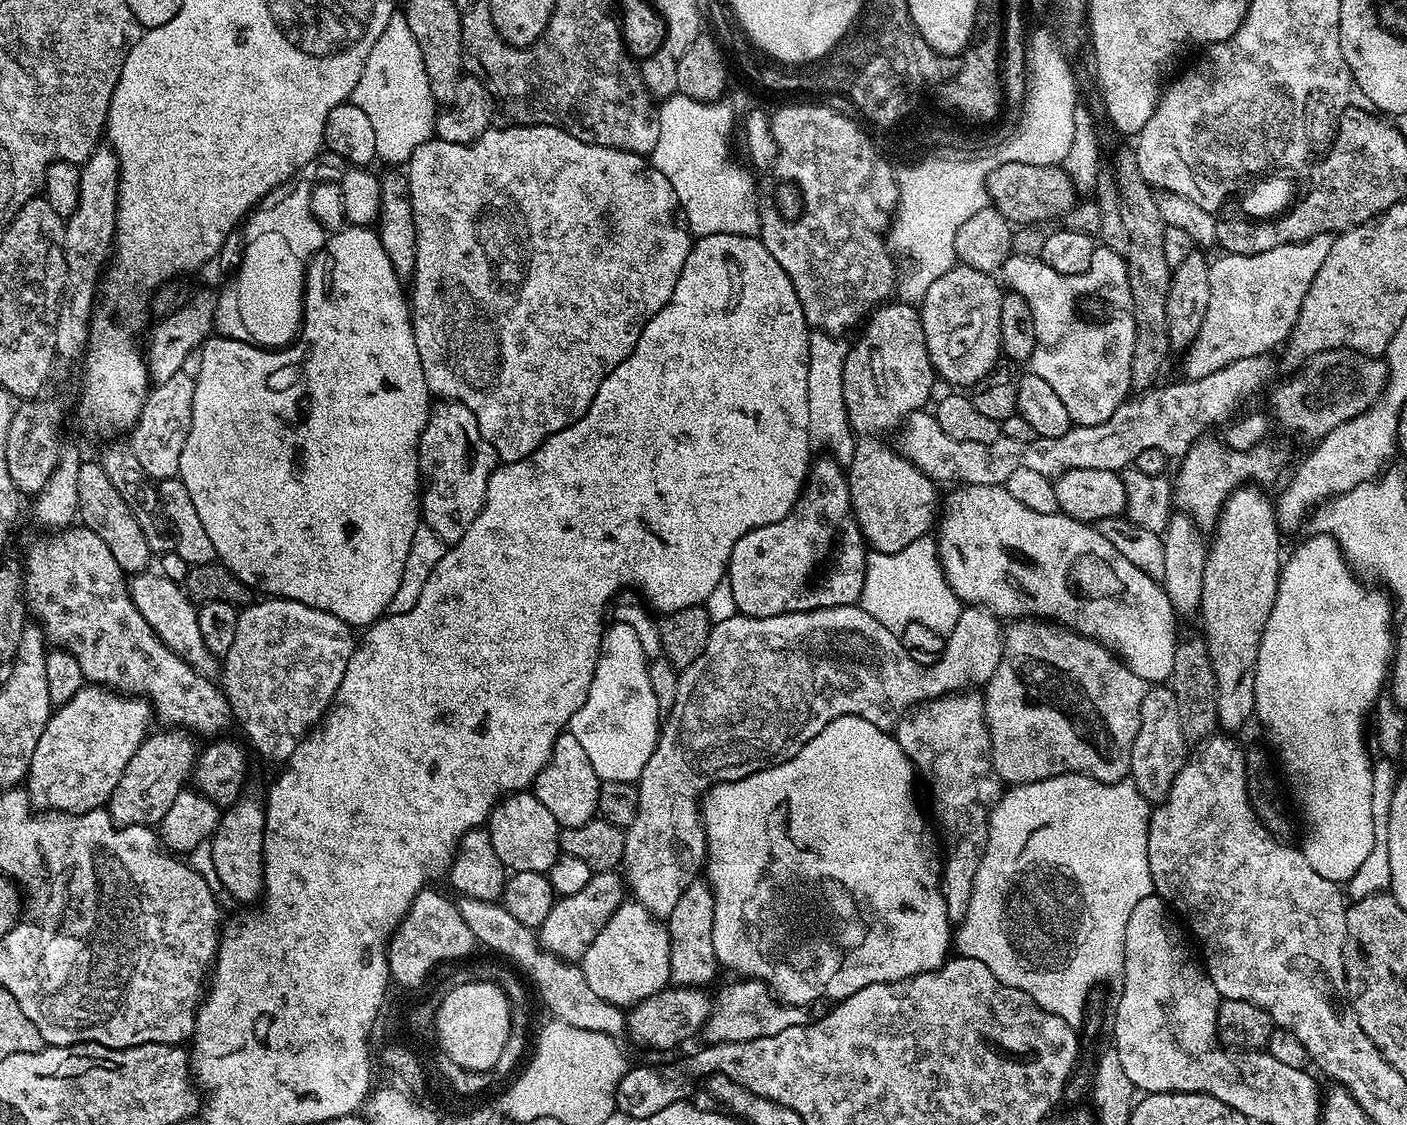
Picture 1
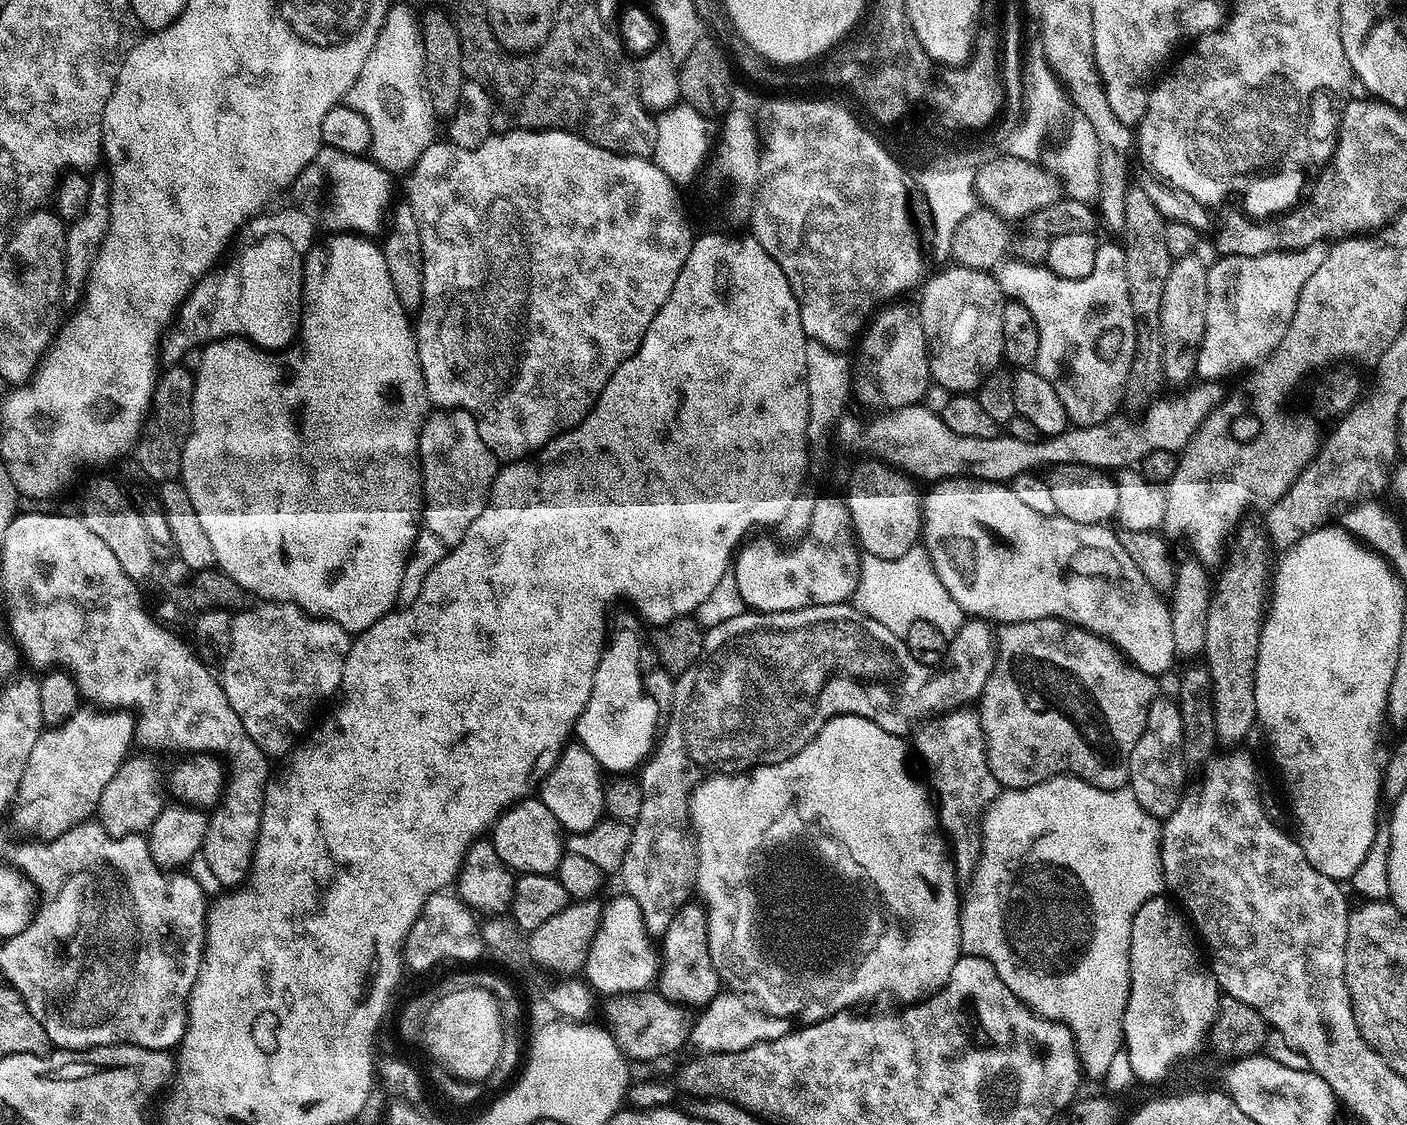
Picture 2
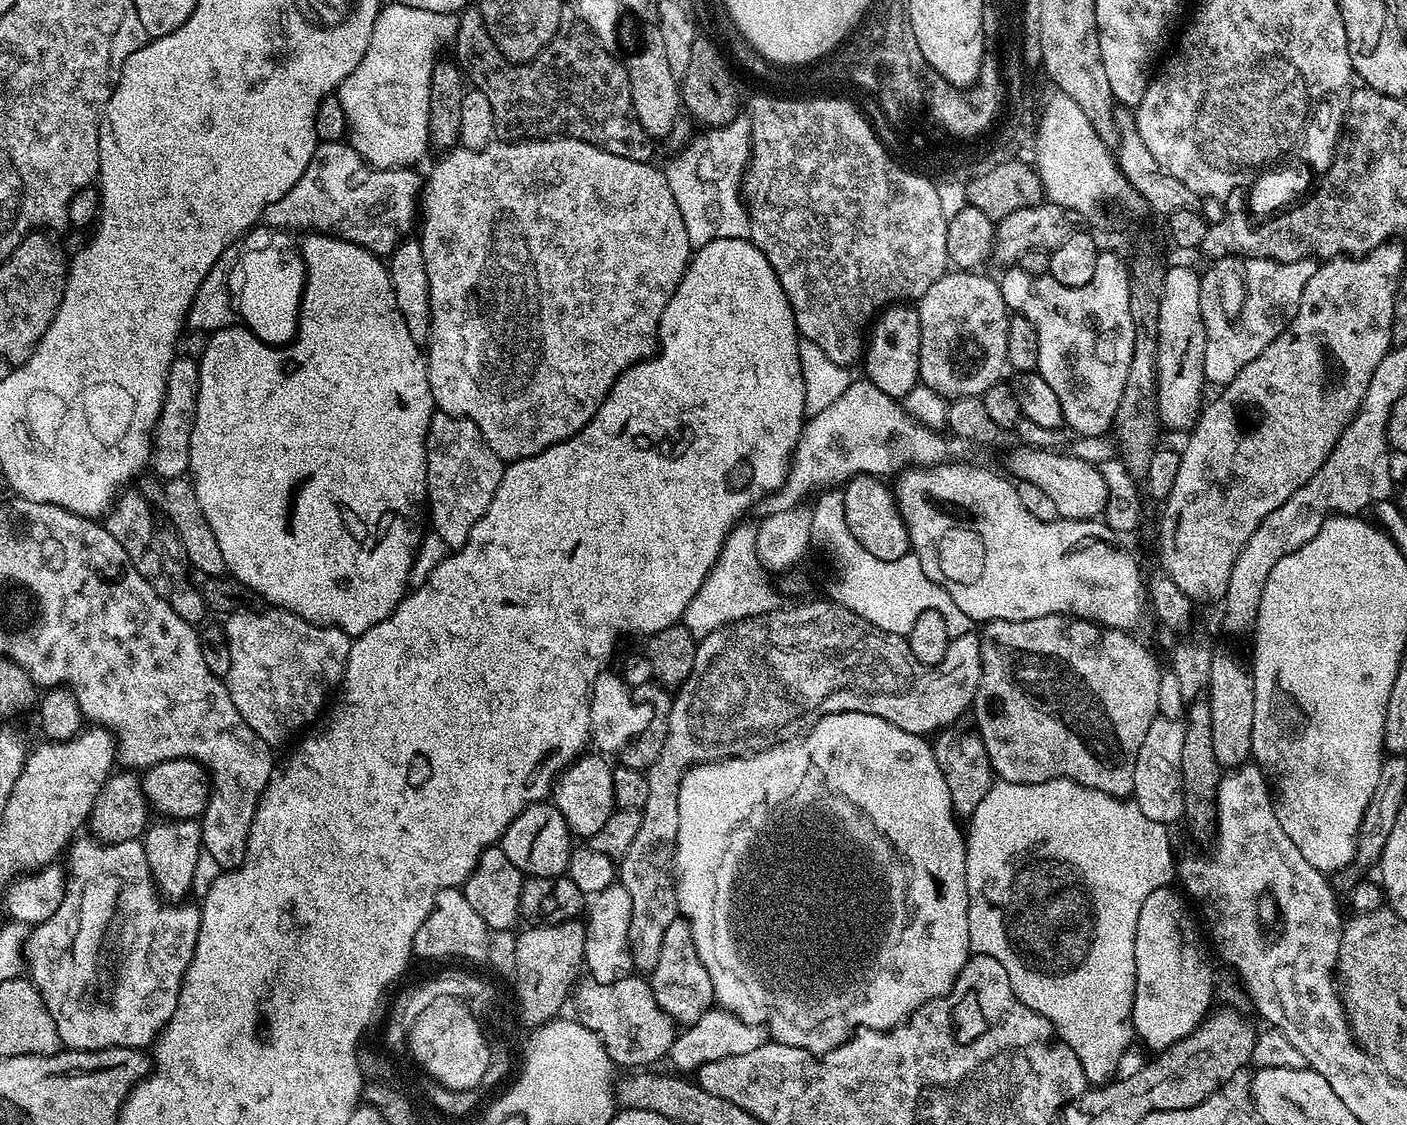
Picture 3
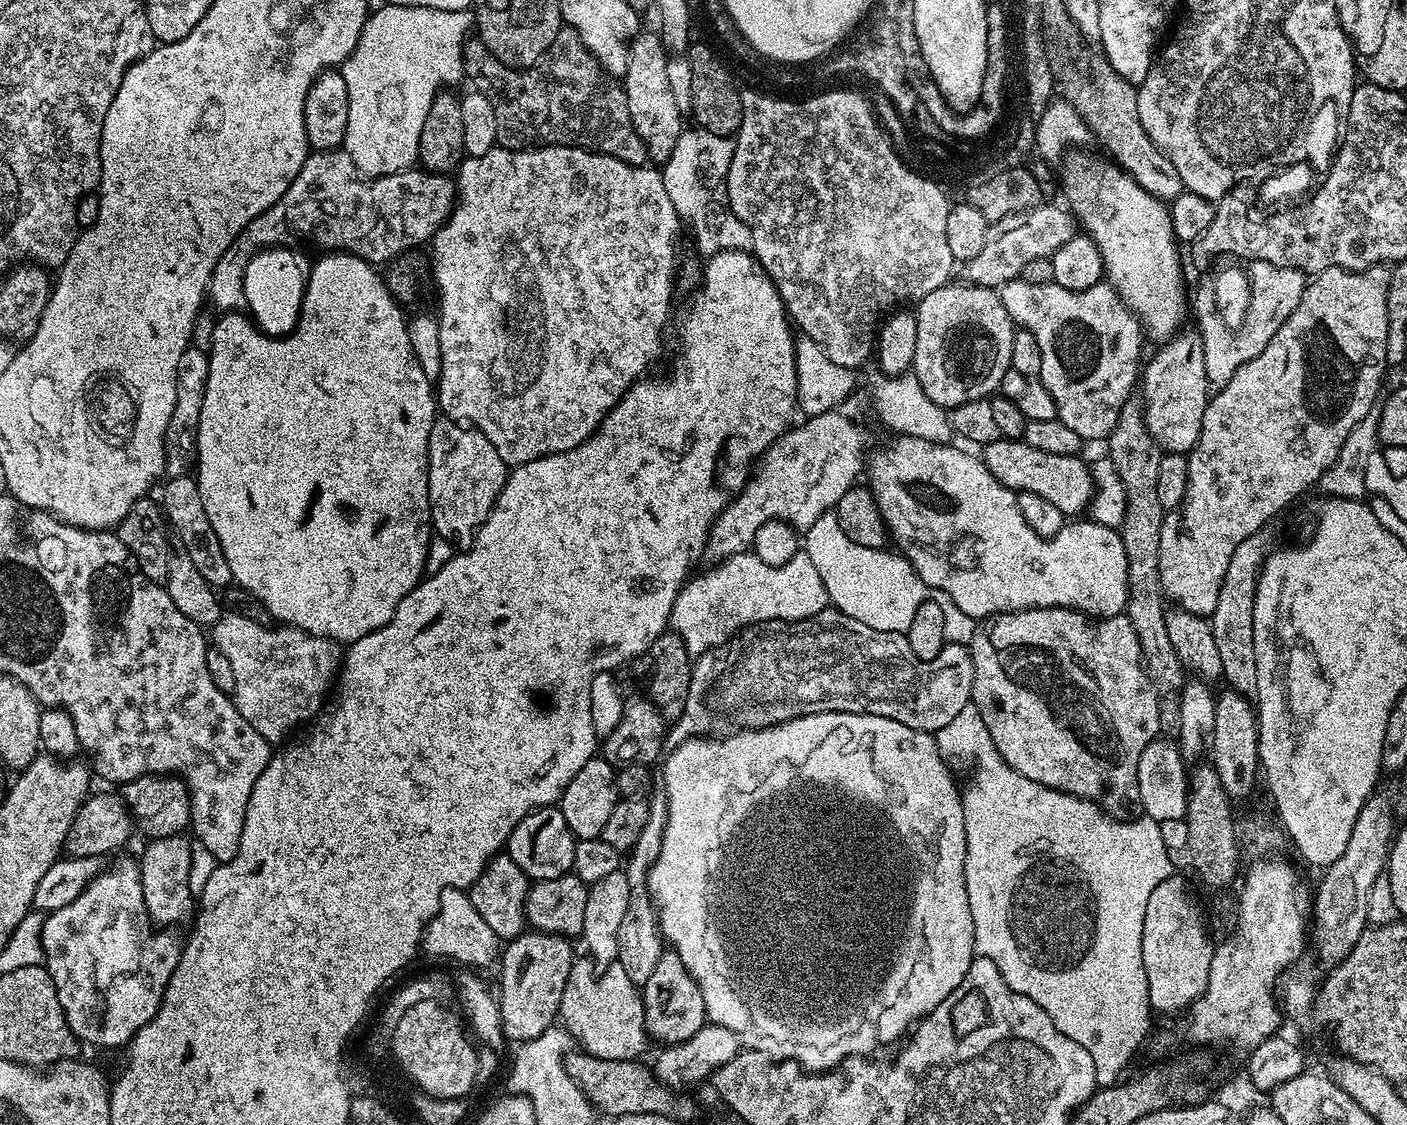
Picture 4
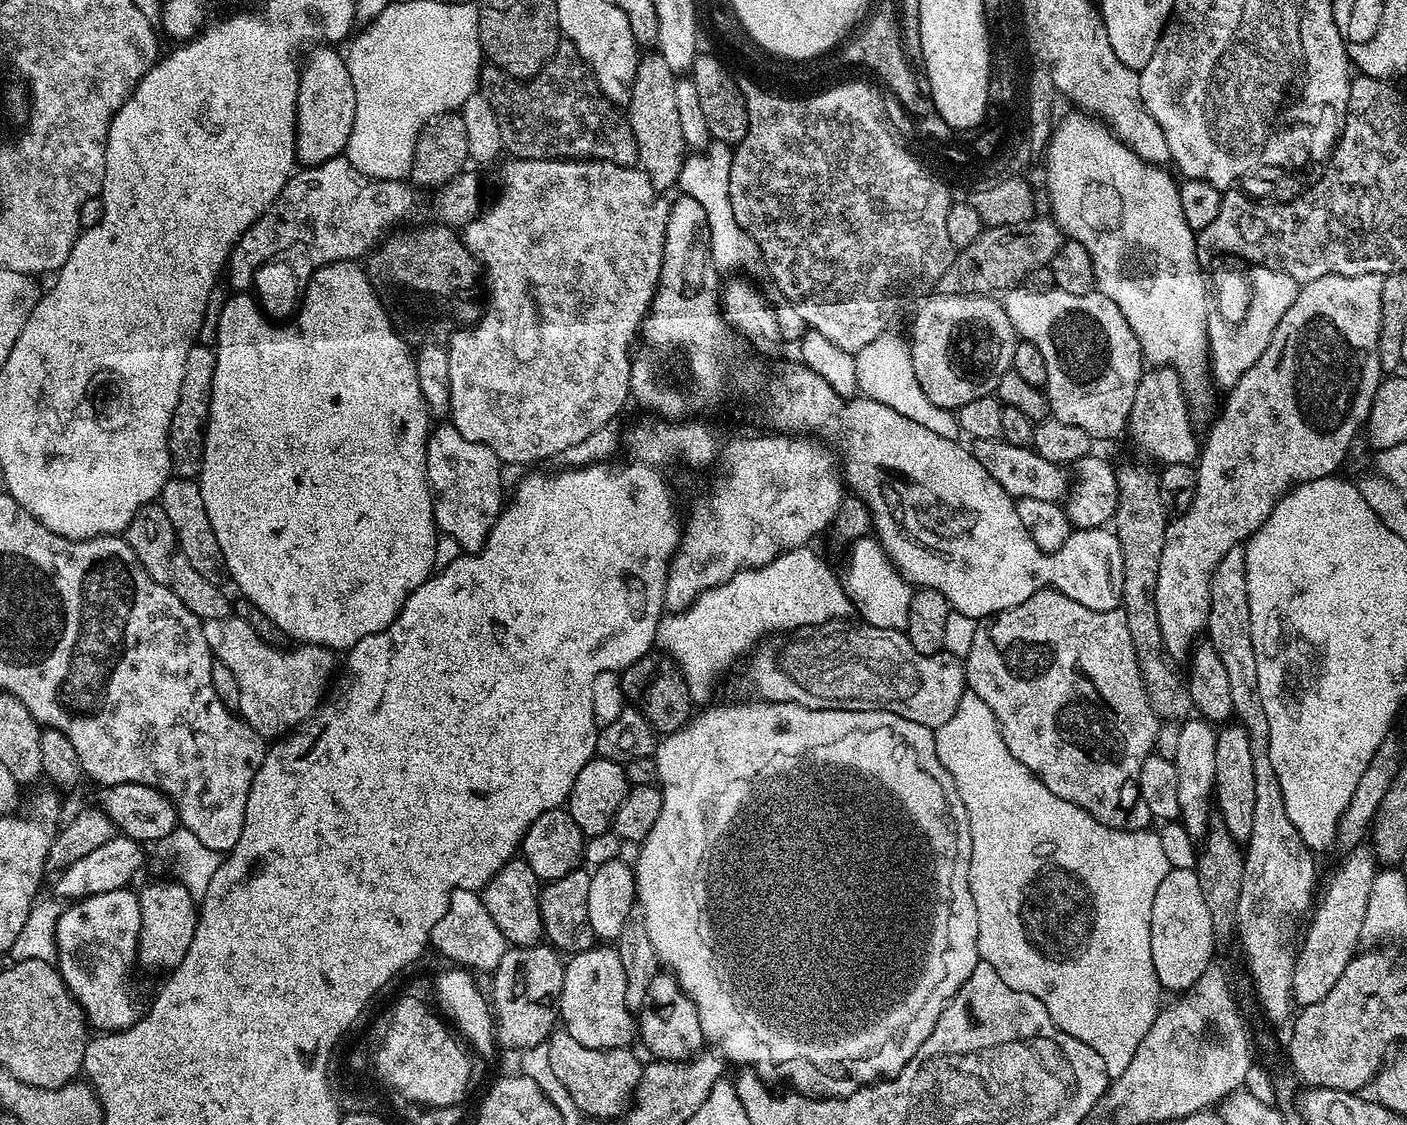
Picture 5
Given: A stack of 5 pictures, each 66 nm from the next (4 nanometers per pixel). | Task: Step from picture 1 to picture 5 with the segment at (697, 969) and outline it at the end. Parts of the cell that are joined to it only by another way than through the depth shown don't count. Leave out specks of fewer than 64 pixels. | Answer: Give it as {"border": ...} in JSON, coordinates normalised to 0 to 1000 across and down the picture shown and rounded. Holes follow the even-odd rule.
{"border":[[[467,866],[465,869],[465,873],[462,873],[462,880],[459,880],[459,887],[458,888],[458,893],[453,898],[453,921],[459,931],[463,934],[463,938],[467,942],[490,942],[491,939],[495,938],[495,935],[498,934],[501,931],[502,925],[499,919],[499,908],[496,908],[496,898],[493,894],[493,891],[489,886],[489,884],[483,879],[483,874],[480,872],[480,868],[477,866]]]}

